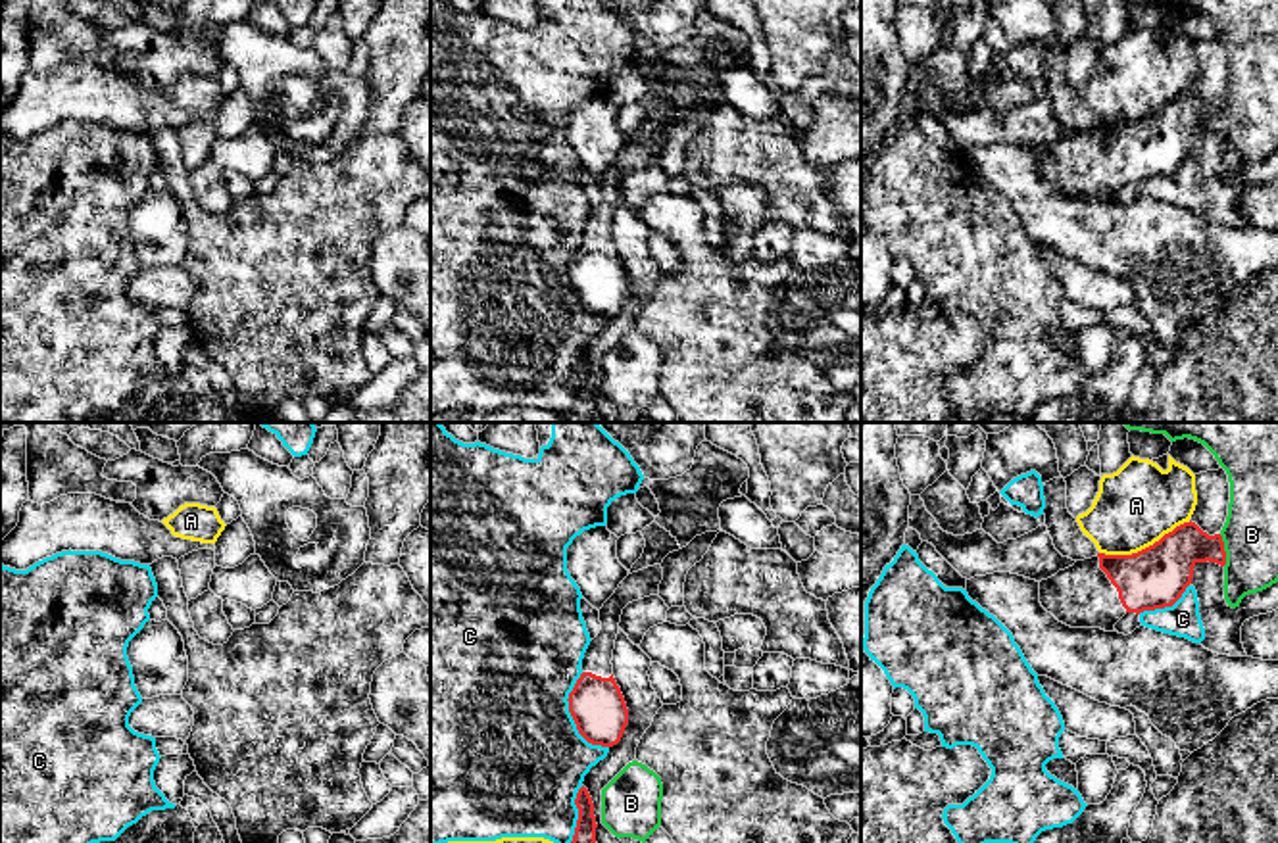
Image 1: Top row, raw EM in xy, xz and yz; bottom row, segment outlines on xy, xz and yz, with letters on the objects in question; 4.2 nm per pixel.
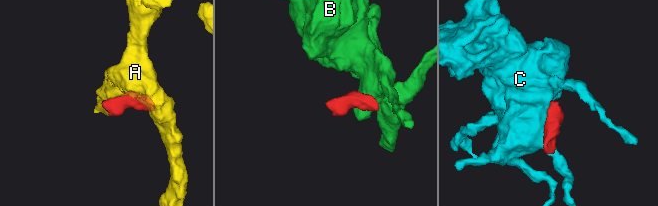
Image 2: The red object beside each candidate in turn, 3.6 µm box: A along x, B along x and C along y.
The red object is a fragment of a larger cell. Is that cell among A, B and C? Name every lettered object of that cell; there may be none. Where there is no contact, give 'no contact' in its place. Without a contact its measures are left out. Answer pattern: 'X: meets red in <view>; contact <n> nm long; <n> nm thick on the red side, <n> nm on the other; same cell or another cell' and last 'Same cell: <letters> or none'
A: meets red in yz; contact 400 nm long; 260 nm thick on the red side, 340 nm on the other; another cell
B: meets red in yz; contact 140 nm long; 220 nm thick on the red side, 240 nm on the other; another cell
C: meets red in xz; contact 340 nm long; 220 nm thick on the red side, 500 nm on the other; another cell
Same cell: none

